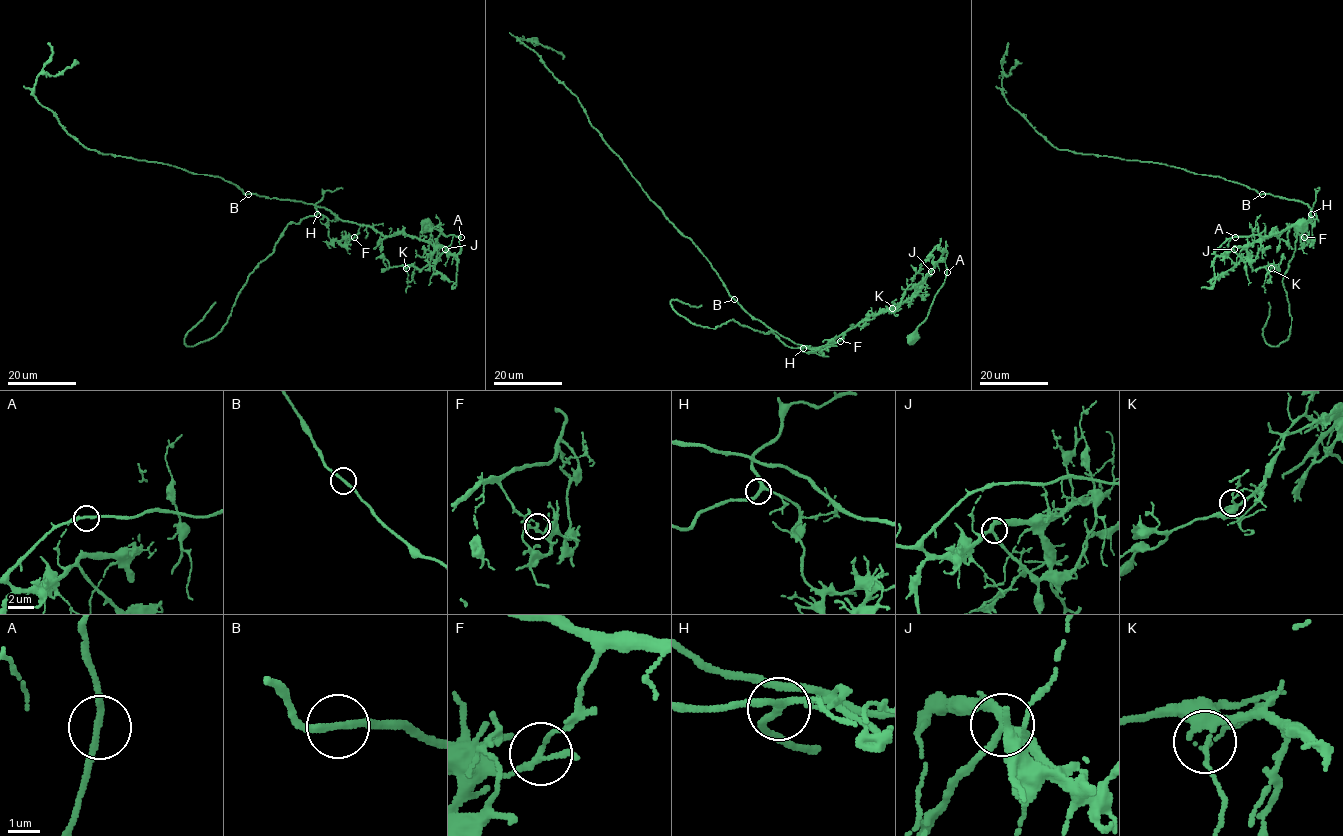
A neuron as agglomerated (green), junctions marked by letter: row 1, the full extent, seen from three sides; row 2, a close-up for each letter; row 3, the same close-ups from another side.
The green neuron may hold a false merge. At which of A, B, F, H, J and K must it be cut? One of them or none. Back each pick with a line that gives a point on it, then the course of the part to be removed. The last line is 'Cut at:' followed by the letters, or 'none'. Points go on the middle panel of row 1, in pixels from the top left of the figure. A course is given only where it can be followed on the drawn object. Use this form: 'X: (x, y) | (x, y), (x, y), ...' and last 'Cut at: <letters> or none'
F: (840, 341) | (840, 341), (814, 351), (791, 348), (772, 332), (733, 320), (713, 328), (689, 322), (671, 303), (701, 305)
Cut at: F

